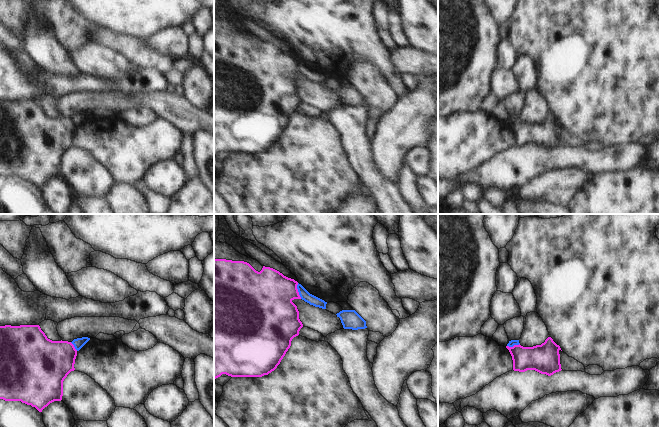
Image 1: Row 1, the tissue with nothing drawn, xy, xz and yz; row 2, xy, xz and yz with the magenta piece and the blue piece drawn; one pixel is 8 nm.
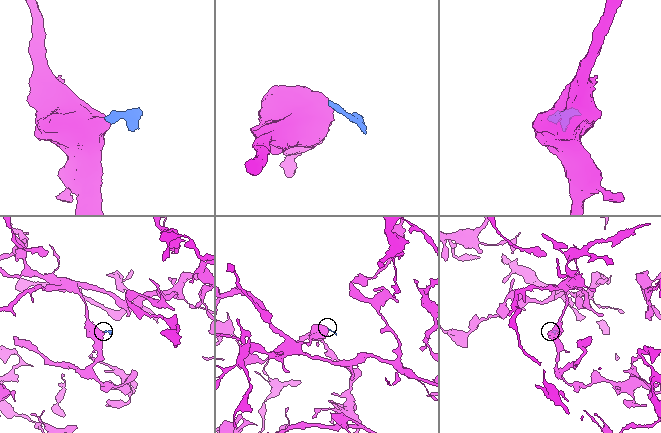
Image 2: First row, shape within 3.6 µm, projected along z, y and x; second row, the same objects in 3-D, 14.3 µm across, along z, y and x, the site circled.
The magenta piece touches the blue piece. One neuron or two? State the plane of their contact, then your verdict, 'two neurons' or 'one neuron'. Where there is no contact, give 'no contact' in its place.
meets magenta in xz; two neurons

